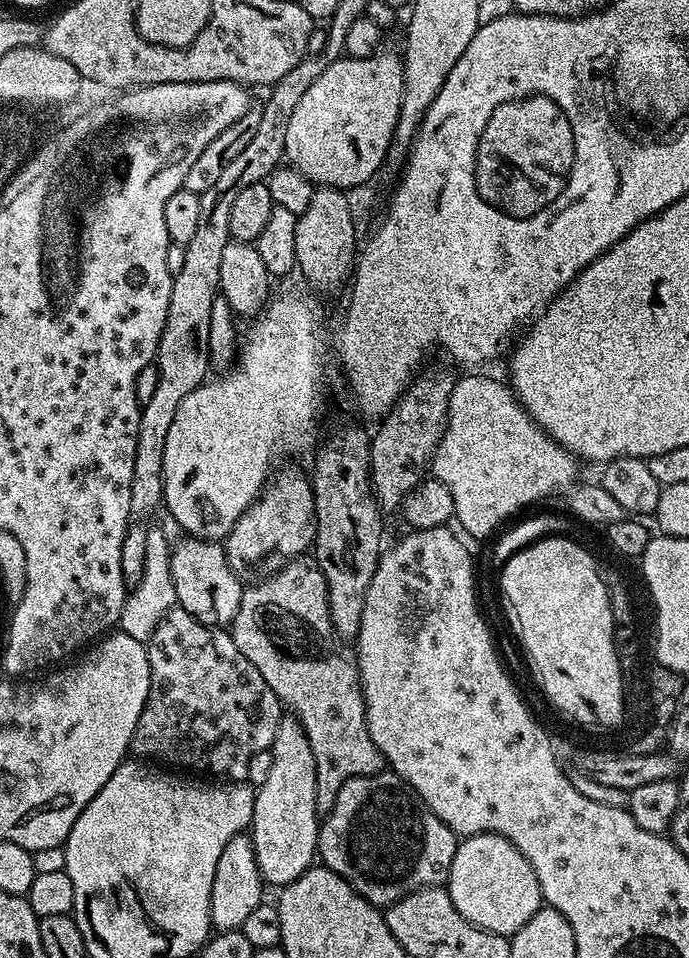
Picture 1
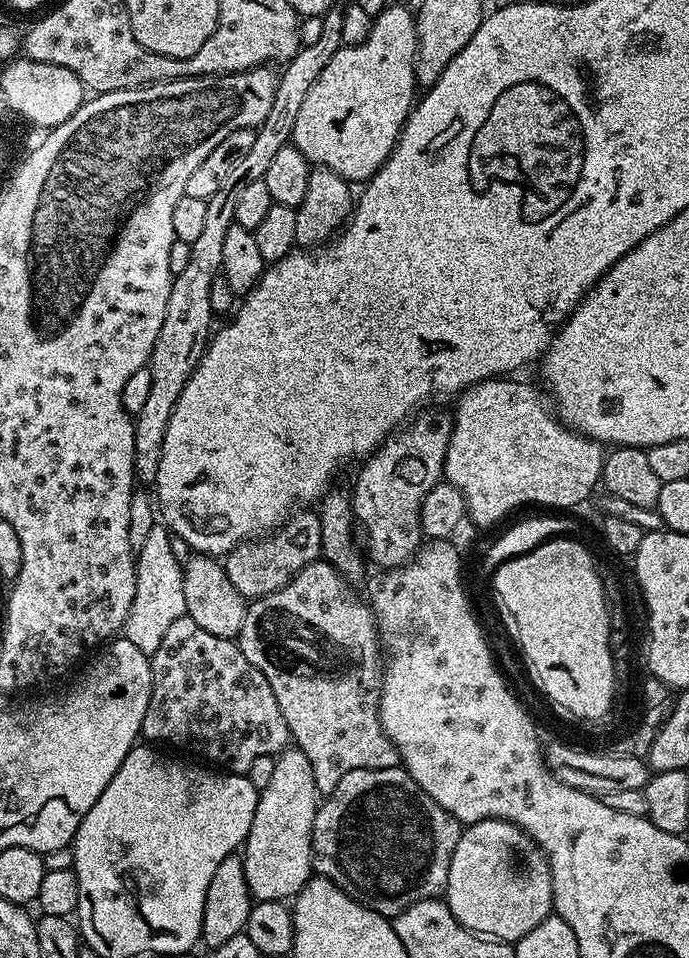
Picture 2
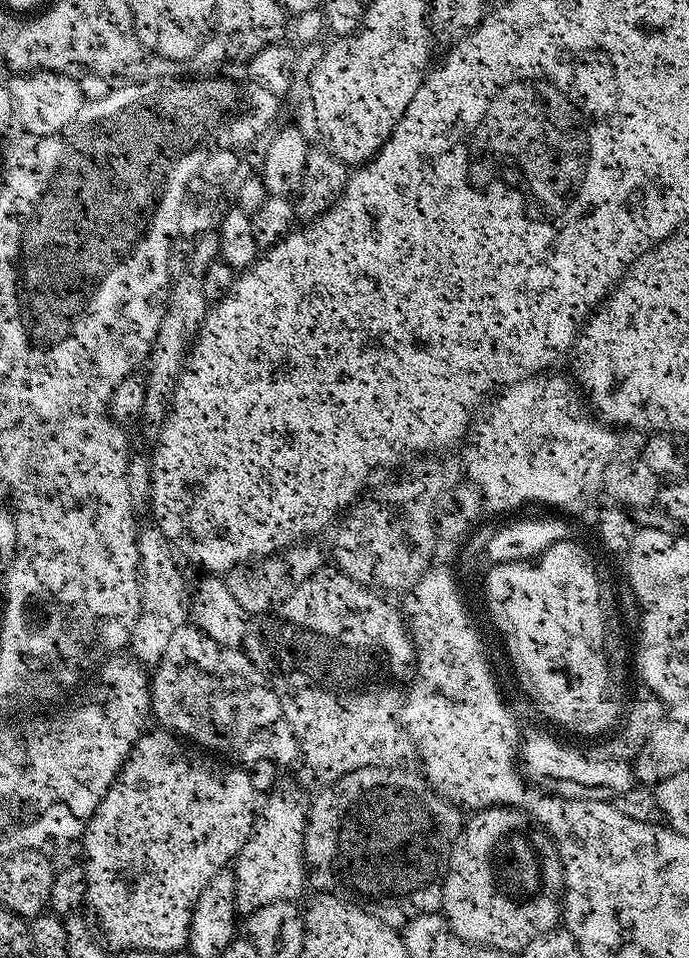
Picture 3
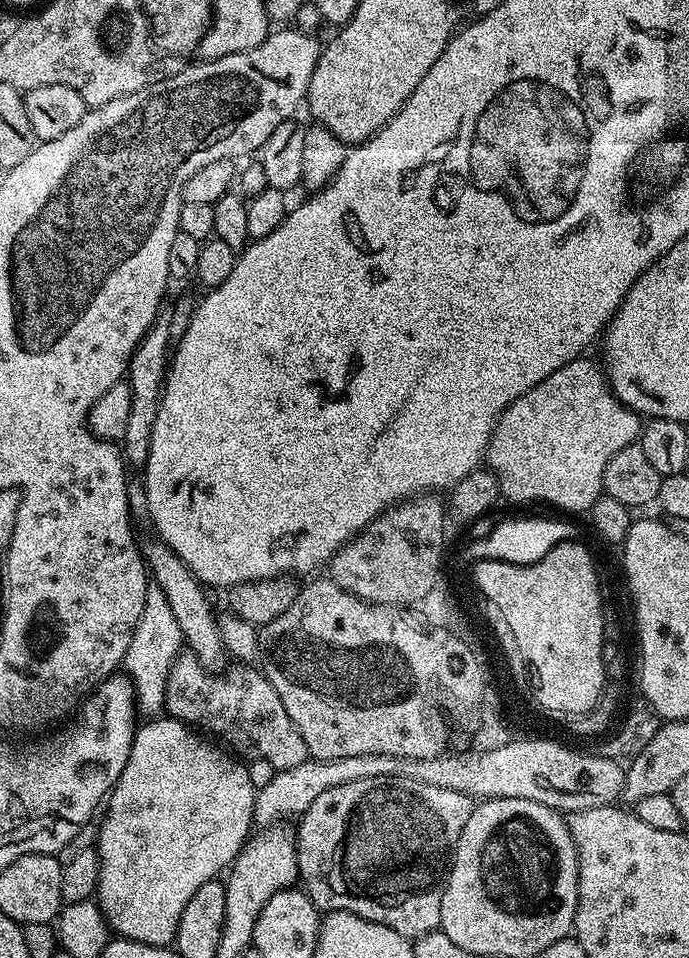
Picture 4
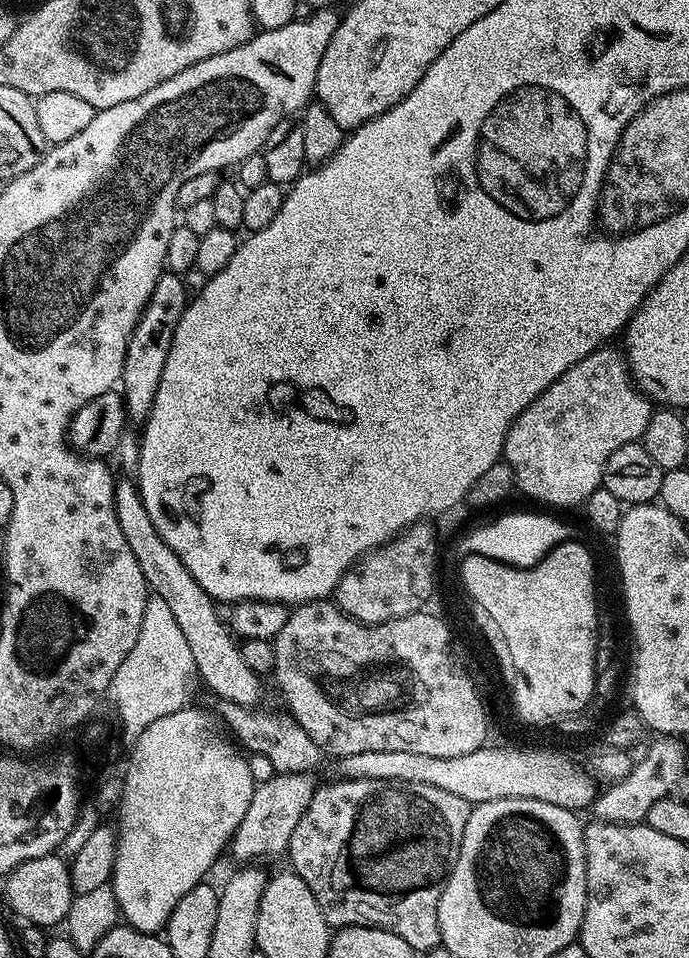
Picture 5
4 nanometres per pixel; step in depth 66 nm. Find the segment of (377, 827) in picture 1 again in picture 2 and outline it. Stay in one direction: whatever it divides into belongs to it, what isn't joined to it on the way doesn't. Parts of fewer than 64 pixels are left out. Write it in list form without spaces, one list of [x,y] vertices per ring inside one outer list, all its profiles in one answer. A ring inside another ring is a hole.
[[[403,767],[375,769],[376,788],[372,776],[371,771],[365,770],[343,780],[331,797],[332,808],[321,807],[317,811],[312,831],[312,867],[317,877],[341,888],[355,903],[365,904],[377,917],[395,918],[414,902],[435,900],[447,889],[450,858],[454,858],[462,825],[444,812]]]

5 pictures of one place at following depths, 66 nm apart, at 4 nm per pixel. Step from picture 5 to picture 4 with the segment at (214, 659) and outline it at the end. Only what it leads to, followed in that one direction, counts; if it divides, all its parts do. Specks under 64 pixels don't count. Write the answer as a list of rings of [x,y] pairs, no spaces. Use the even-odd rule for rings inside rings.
[[[163,542],[144,544],[142,555],[145,559],[153,583],[162,590],[178,621],[180,632],[189,648],[209,670],[218,670],[226,659],[226,651],[221,640],[220,625],[217,615],[214,616],[212,606],[205,594],[205,587],[191,570],[186,567],[174,550]]]

